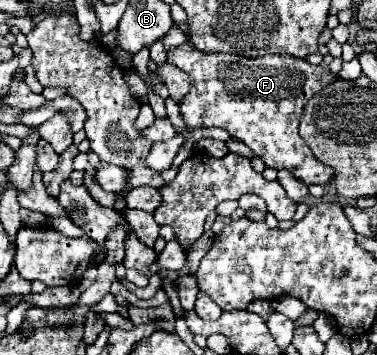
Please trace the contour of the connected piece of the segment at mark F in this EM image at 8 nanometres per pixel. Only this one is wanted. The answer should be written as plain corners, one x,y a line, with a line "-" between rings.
188,42
170,48
166,62
178,66
192,78
192,88
180,104
180,114
184,122
190,128
224,128
228,134
240,142
244,142
268,168
276,170
290,170
296,178
300,178
306,184
326,184
334,178
334,168
322,164
308,144
298,134
298,124
304,112
306,102
318,94
324,86
338,80
338,76
328,66
312,66
306,60
298,60
294,56
278,56
268,54
262,58
244,58
238,54
226,54
226,52
200,52

